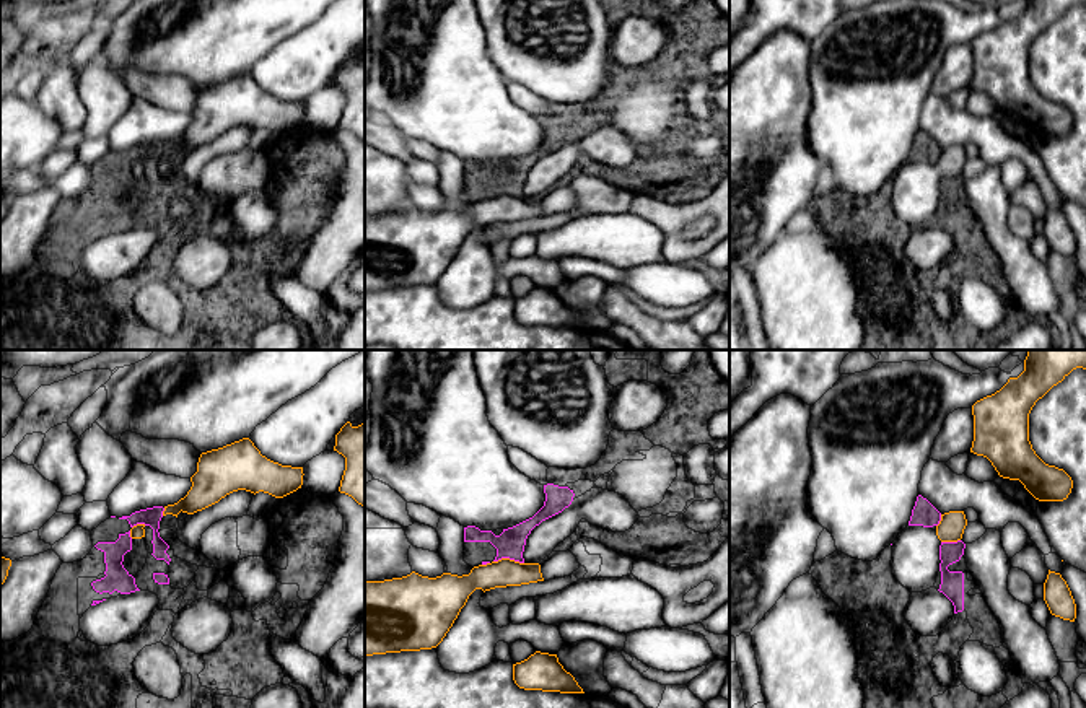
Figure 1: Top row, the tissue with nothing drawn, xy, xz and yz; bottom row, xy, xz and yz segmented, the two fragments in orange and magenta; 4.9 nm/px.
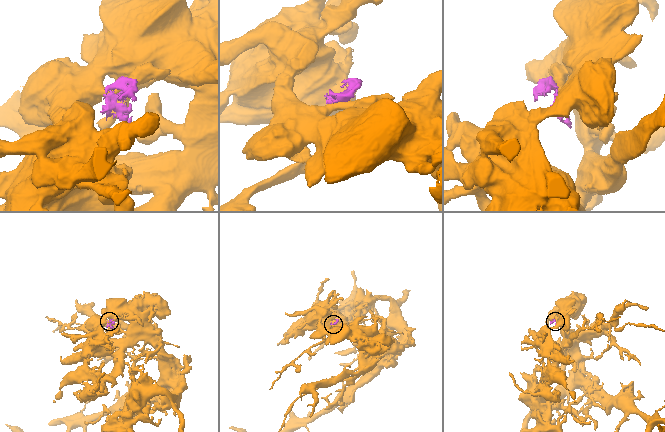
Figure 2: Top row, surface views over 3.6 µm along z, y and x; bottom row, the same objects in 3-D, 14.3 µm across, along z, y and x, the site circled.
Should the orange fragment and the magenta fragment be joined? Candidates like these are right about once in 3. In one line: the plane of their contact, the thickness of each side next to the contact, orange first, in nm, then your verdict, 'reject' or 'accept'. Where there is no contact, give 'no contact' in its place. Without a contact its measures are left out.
meets orange in xz; 140 nm thick on the orange side, 140 nm on the other; reject

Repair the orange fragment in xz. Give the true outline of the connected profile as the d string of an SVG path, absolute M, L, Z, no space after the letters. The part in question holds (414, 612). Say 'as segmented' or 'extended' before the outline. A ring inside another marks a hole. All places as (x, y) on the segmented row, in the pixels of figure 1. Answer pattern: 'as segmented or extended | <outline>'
as segmented | M501 558L469 575L436 578L412 571L402 578L365 581L365 658L436 648L475 589L544 581L539 563Z

